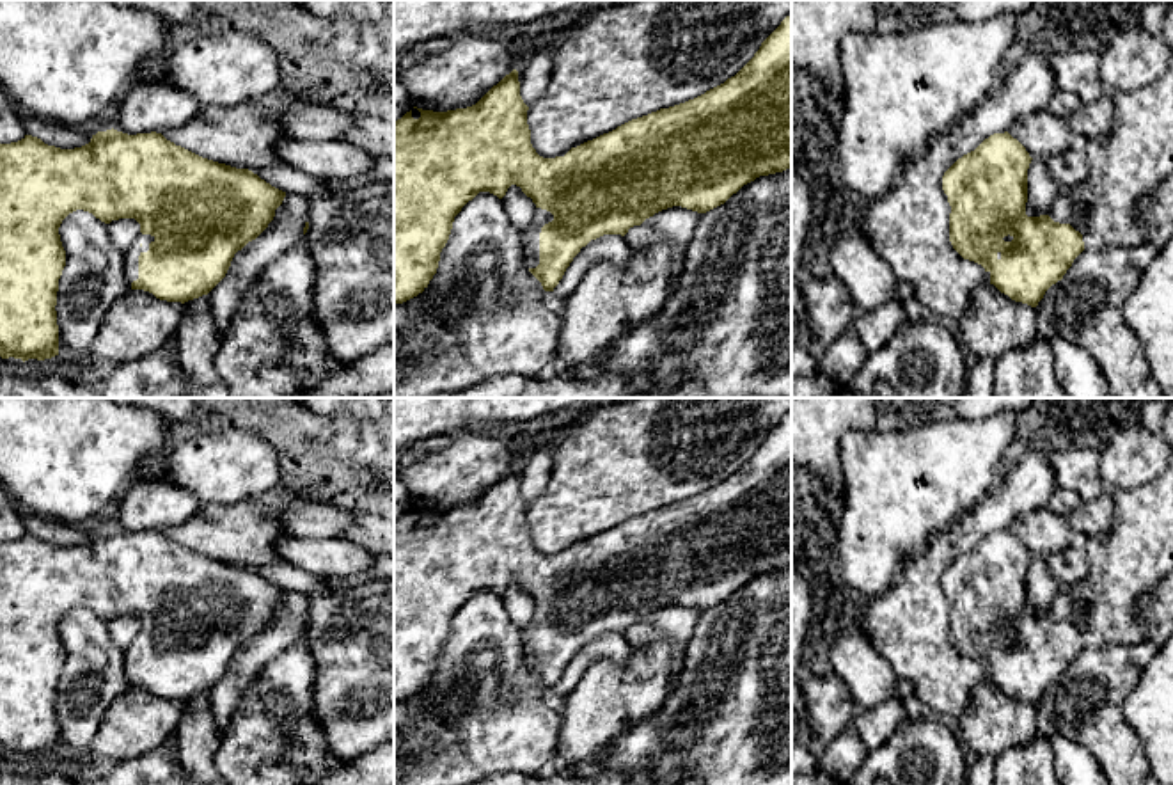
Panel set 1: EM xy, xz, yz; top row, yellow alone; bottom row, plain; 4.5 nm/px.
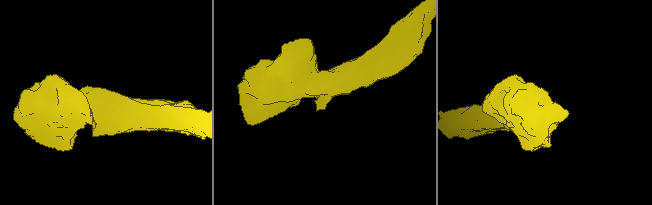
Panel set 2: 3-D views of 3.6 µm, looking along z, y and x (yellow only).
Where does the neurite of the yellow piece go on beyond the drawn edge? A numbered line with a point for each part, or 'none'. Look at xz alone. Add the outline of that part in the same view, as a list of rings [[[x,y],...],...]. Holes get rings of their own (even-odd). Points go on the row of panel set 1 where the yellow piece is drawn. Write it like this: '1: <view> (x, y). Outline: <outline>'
1: xz (529, 240). Outline: [[[536,208],[531,231],[522,234],[525,268],[536,268],[539,265],[539,233],[541,233],[541,227],[552,220],[554,220],[554,215],[550,211]]]

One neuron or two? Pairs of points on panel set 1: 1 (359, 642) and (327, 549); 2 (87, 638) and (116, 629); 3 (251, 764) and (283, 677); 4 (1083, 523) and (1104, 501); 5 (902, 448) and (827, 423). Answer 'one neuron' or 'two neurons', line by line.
1: two neurons
2: two neurons
3: one neuron
4: one neuron
5: two neurons

